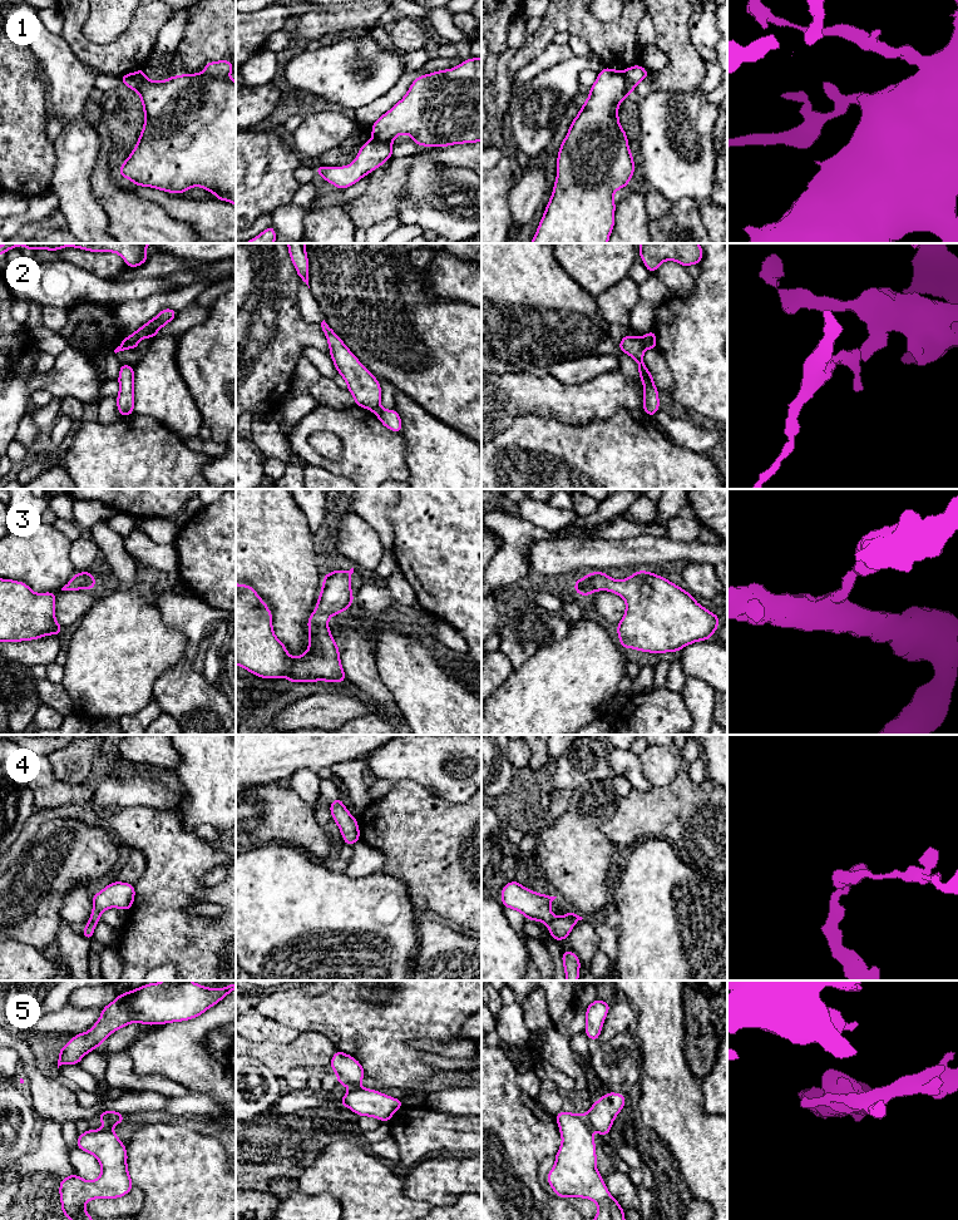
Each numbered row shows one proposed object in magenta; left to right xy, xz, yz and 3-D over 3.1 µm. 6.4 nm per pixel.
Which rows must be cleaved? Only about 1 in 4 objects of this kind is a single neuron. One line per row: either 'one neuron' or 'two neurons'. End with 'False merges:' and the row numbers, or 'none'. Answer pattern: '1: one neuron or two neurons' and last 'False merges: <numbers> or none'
1: two neurons
2: two neurons
3: one neuron
4: two neurons
5: two neurons
False merges: 1, 2, 4, 5

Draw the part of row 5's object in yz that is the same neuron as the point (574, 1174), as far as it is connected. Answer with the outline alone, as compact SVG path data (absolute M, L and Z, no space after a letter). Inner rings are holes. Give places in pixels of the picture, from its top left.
M561 1111L555 1116L562 1136L562 1145L555 1156L555 1165L547 1175L547 1182L552 1186L555 1196L562 1199L564 1196L589 1199L597 1204L598 1212L593 1220L626 1220L624 1210L619 1202L607 1190L603 1177L597 1170L596 1165L596 1145L592 1136L591 1127L581 1112L569 1113Z

